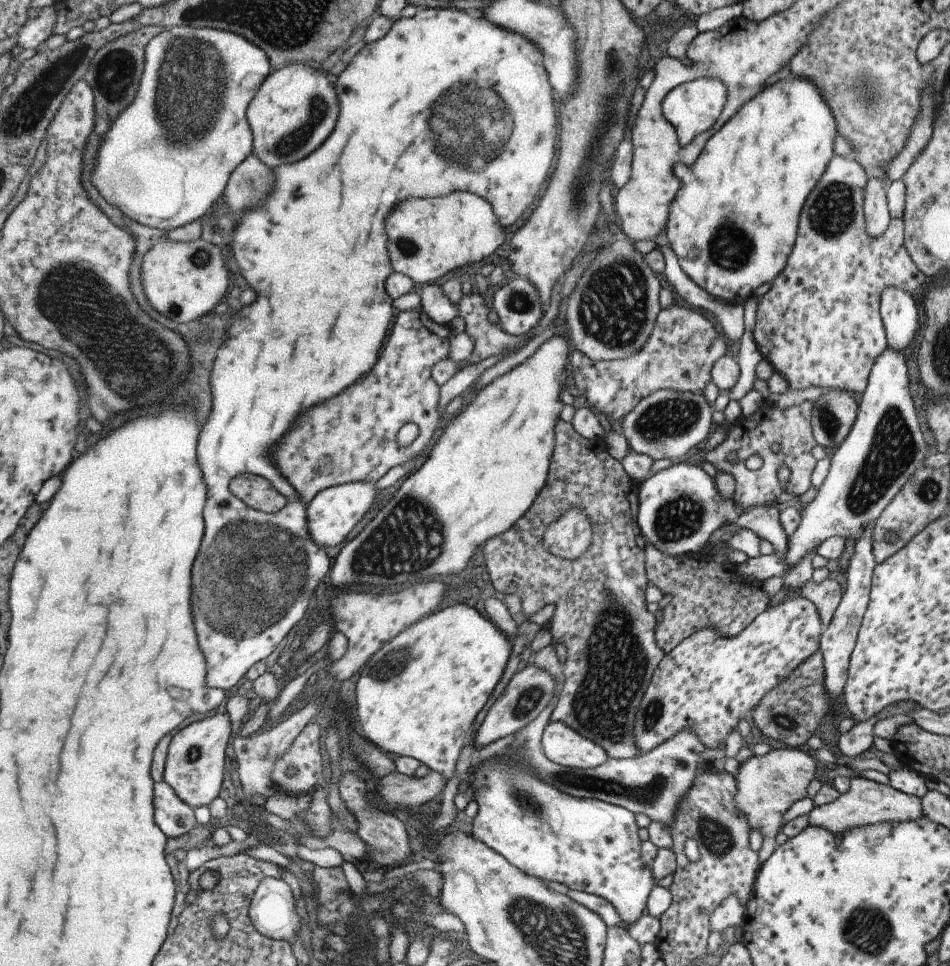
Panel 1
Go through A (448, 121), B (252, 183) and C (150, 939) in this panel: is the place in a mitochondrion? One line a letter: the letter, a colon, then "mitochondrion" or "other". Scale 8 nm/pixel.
A: mitochondrion
B: mitochondrion
C: other

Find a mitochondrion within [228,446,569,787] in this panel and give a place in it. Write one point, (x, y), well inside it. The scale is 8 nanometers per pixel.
(392, 550)

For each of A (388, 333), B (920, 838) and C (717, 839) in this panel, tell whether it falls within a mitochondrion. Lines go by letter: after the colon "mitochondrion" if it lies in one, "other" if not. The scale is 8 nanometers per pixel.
A: other
B: other
C: mitochondrion

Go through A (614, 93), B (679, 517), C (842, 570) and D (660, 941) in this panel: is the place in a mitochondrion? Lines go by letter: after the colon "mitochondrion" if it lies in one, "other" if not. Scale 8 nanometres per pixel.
A: mitochondrion
B: mitochondrion
C: other
D: other

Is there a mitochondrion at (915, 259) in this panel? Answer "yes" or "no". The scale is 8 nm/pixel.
no

